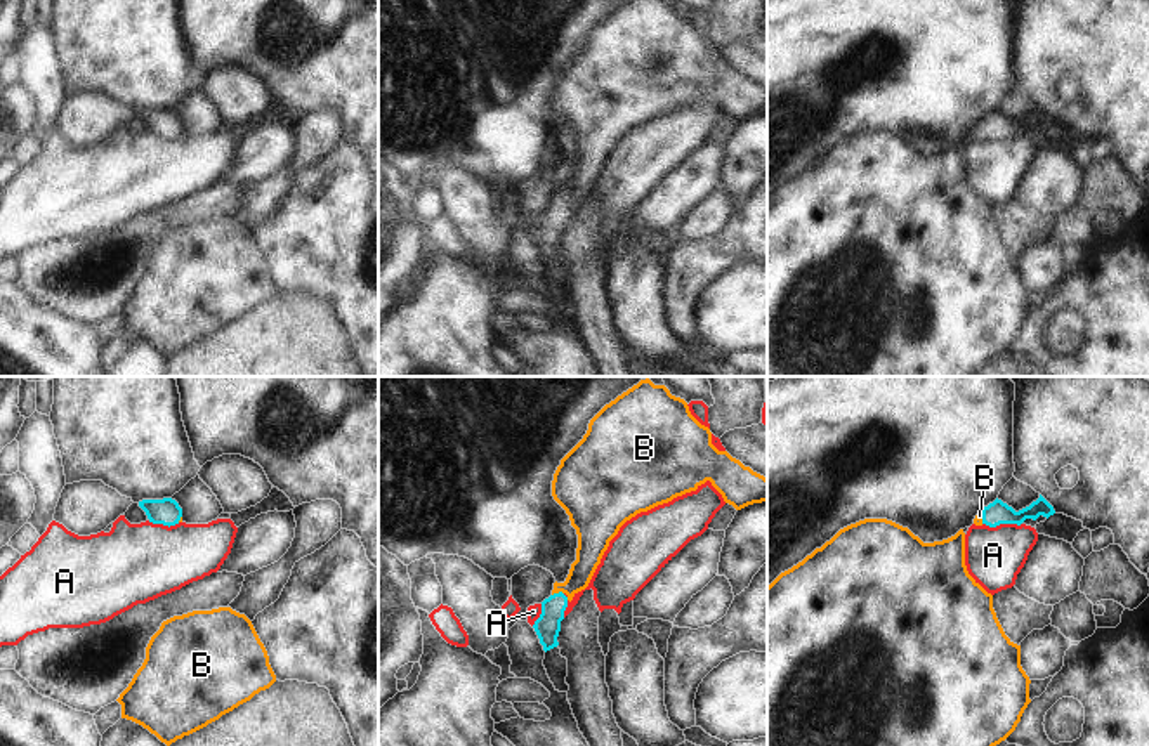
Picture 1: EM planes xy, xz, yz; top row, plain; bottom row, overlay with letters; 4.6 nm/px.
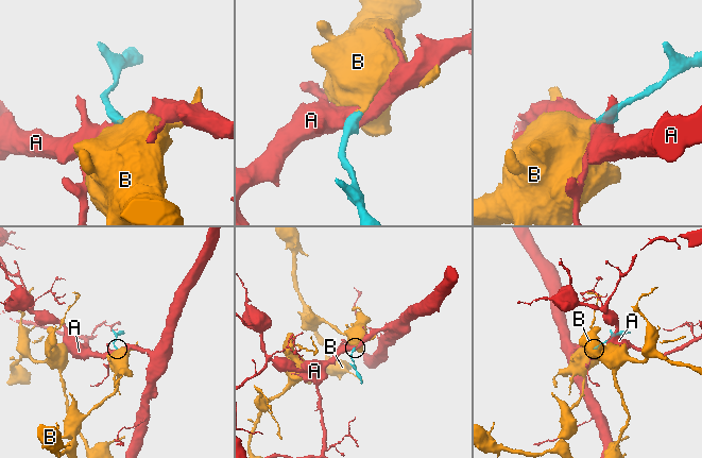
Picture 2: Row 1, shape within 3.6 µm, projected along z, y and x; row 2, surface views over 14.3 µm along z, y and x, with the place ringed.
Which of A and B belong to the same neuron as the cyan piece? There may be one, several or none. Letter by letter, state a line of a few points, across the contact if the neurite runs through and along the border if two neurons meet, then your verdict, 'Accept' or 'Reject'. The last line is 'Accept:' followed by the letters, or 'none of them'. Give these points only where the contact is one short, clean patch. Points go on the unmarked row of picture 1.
A: Line: yz (983, 134), (990, 137), (1021, 136). Reject
B: Line: xz (547, 238), (559, 203), (582, 183), (590, 160). Accept
Accept: B

